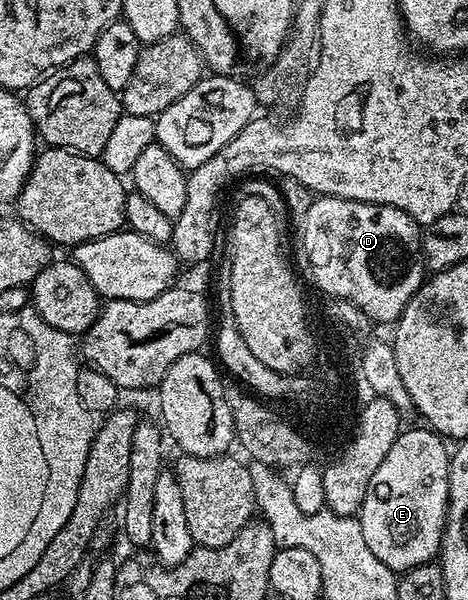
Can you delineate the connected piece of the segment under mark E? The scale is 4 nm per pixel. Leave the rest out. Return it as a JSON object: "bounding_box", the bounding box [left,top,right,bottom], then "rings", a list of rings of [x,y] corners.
{"bounding_box":[360,426,451,574],"rings":[[[421,426],[422,428],[410,428],[399,431],[396,442],[392,442],[392,450],[388,450],[388,455],[385,456],[384,462],[380,462],[376,466],[376,474],[372,474],[372,482],[368,486],[368,494],[362,503],[362,511],[360,519],[362,529],[364,530],[364,542],[368,542],[368,550],[372,550],[372,554],[376,554],[376,558],[380,558],[380,562],[384,562],[384,566],[388,566],[396,574],[401,574],[415,568],[421,564],[431,563],[439,555],[442,546],[442,535],[446,533],[446,511],[448,510],[448,502],[450,501],[450,458],[451,453],[446,452],[447,441],[439,436],[437,432],[429,427]]]}

